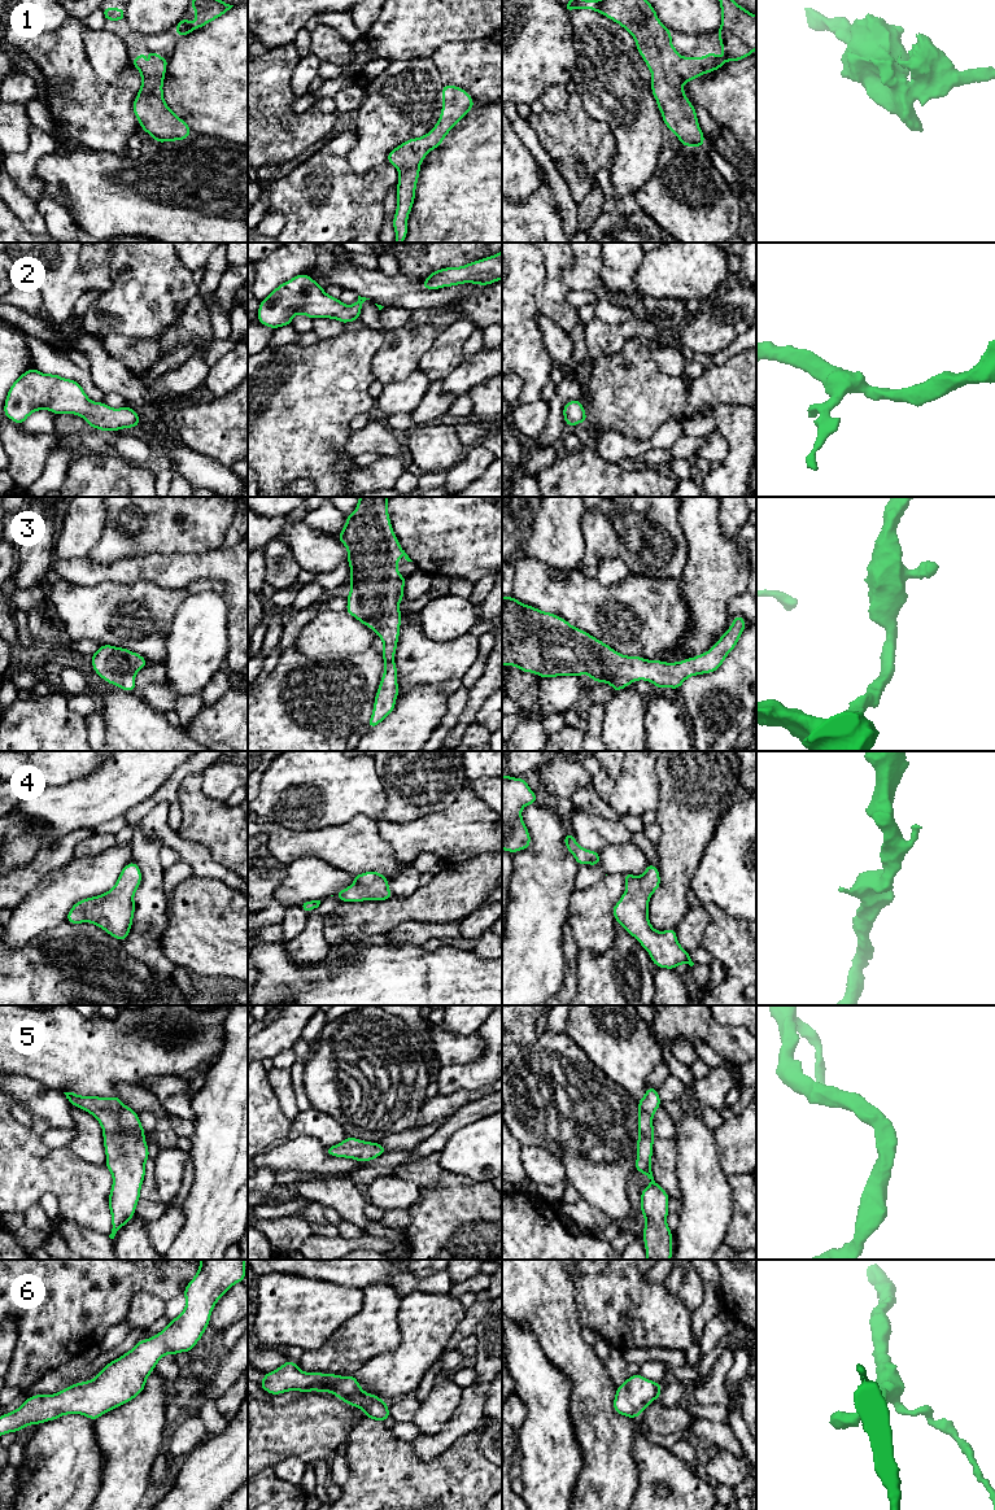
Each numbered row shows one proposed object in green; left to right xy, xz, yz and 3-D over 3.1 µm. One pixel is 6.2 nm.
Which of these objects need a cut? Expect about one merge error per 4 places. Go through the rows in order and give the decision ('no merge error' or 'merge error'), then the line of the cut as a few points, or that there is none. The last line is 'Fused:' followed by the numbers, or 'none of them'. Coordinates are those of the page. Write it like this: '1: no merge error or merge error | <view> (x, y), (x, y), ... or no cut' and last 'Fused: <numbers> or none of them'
1: no merge error | no cut
2: no merge error | no cut
3: no merge error | no cut
4: no merge error | no cut
5: no merge error | no cut
6: no merge error | no cut
Fused: none of them

